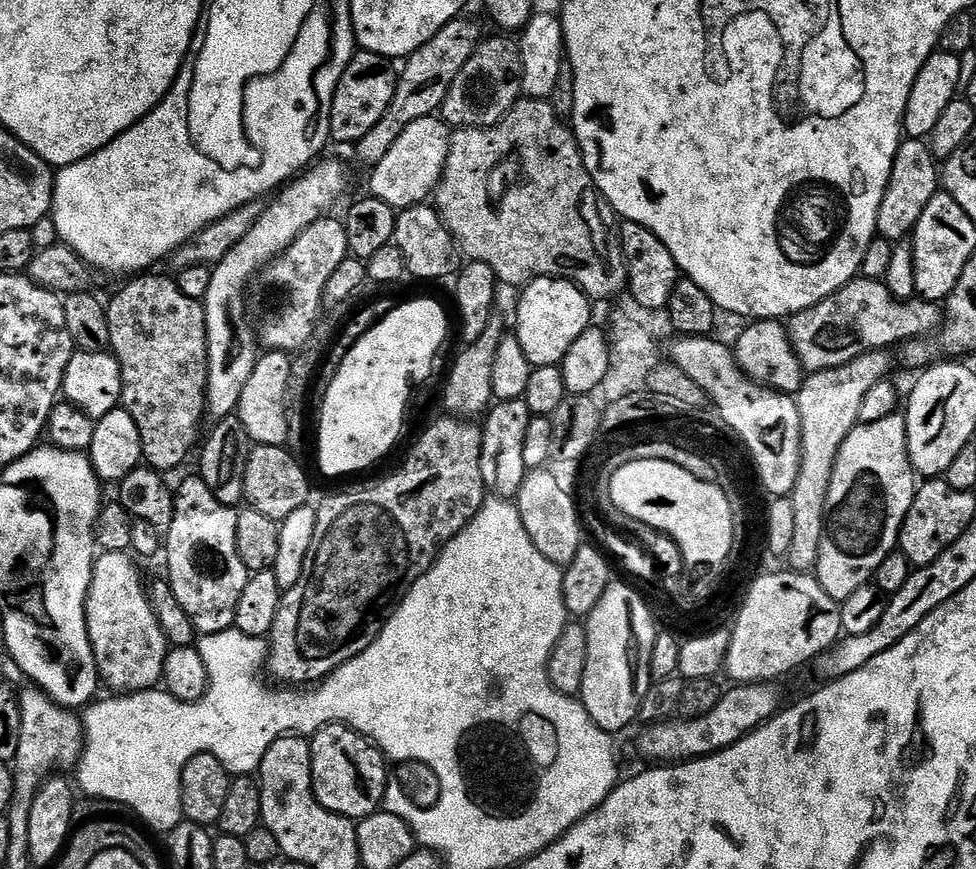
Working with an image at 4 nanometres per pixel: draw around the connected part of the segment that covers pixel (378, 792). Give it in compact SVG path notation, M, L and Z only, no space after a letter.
M341 723L329 724L311 737L312 785L326 810L359 822L381 811L388 795L389 761L372 741Z

